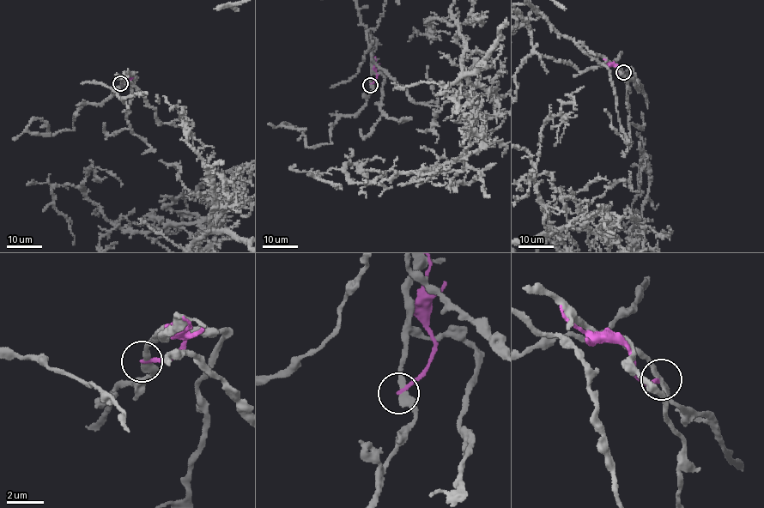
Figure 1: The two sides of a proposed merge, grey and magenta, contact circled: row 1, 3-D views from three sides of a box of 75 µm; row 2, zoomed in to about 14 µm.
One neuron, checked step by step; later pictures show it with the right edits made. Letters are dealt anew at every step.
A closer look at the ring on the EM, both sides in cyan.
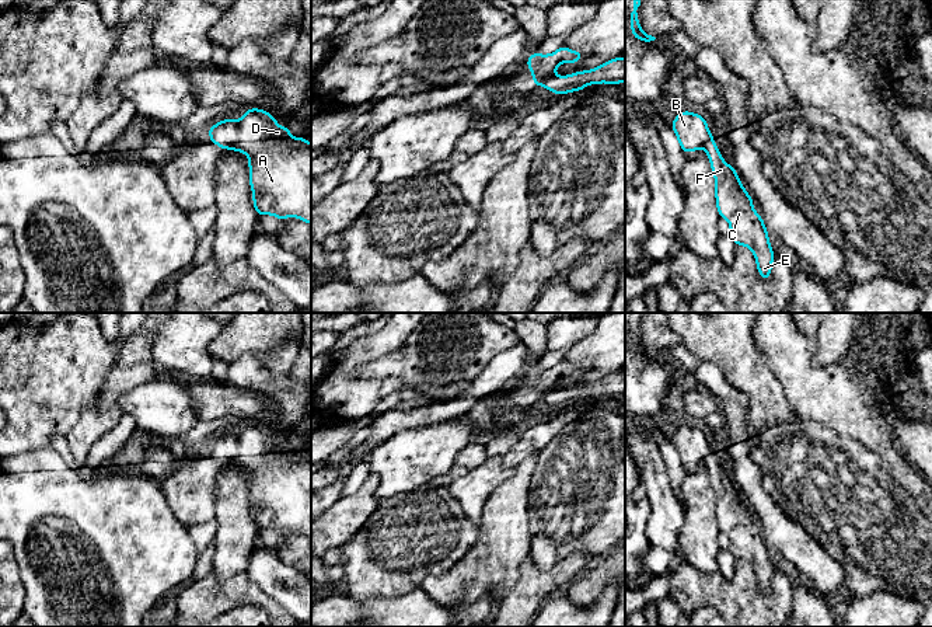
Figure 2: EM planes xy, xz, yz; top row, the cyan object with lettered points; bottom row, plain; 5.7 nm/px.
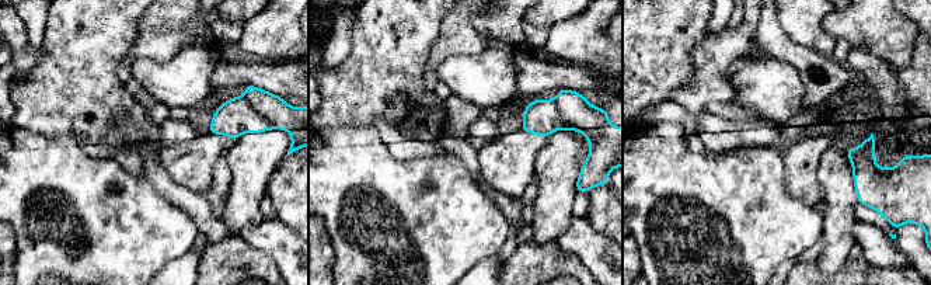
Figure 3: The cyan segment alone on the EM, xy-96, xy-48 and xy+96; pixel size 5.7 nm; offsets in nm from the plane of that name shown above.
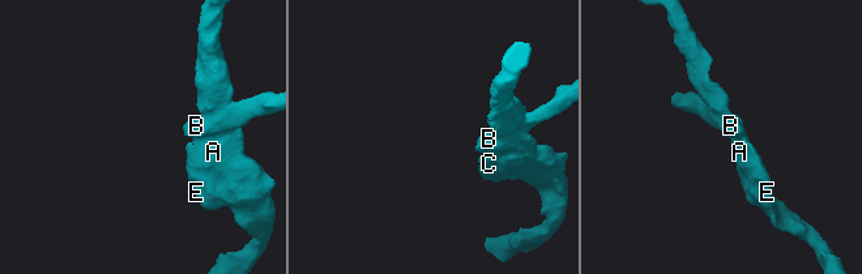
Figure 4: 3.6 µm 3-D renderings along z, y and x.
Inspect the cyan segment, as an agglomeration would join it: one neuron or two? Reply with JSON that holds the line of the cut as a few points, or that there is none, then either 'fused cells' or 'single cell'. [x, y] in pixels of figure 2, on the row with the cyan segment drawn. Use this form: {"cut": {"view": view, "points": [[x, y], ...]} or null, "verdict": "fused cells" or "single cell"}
{"cut": {"view": "xy", "points": [[240, 122], [240, 140], [229, 149]]}, "verdict": "fused cells"}

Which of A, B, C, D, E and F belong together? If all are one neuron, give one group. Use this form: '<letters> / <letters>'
A C D E F / B

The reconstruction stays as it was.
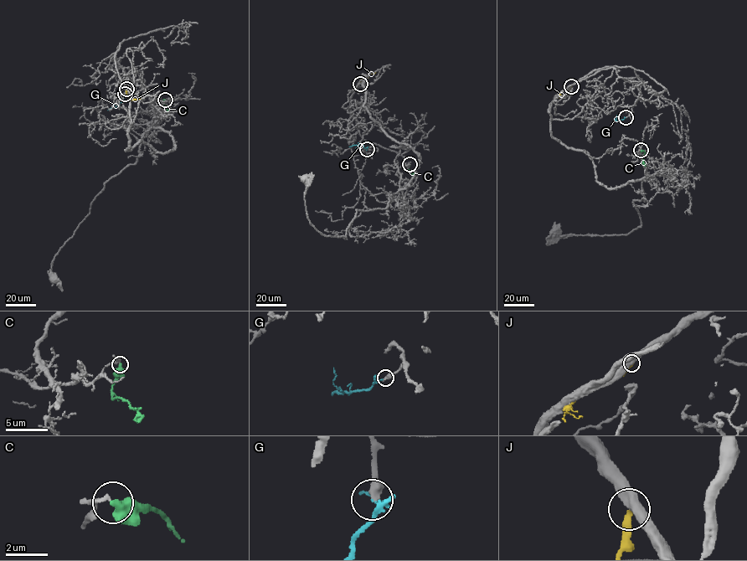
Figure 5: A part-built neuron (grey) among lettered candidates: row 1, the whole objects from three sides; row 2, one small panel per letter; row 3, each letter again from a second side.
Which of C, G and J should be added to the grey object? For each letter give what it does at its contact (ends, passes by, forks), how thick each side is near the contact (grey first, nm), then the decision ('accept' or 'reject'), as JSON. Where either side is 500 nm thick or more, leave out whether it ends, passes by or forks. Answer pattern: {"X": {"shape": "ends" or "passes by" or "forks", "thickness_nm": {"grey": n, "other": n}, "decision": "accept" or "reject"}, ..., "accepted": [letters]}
{"C": {"thickness_nm": {"grey": 150, "other": 500}, "decision": "reject"}, "G": {"shape": "ends", "thickness_nm": {"grey": 400, "other": 160}, "decision": "reject"}, "J": {"thickness_nm": {"grey": 550, "other": 320}, "decision": "reject"}, "accepted": []}

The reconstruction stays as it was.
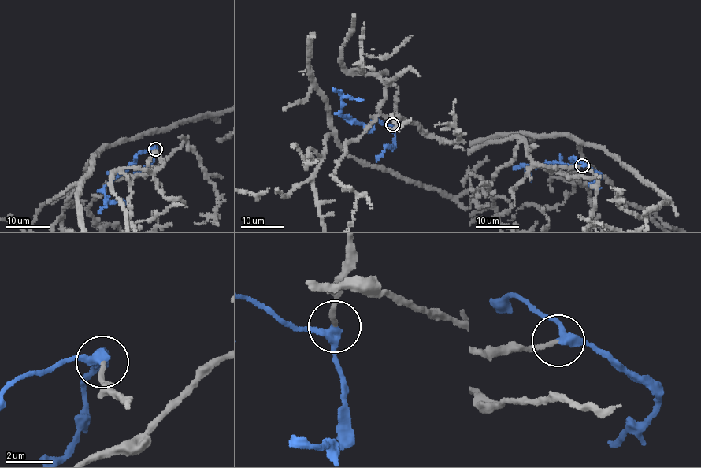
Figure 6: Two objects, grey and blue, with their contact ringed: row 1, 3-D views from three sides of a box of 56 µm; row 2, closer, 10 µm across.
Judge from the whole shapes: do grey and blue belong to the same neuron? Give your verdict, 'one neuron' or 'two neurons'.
one neuron

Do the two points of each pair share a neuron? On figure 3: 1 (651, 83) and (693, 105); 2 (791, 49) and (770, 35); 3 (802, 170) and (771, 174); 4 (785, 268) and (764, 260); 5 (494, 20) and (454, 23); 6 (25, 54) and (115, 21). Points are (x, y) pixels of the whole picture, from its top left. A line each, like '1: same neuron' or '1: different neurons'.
1: different neurons
2: same neuron
3: different neurons
4: different neurons
5: different neurons
6: different neurons

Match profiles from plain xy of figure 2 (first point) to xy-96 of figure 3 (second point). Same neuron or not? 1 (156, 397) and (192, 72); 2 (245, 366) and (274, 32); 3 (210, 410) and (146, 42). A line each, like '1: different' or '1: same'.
1: same
2: same
3: different

